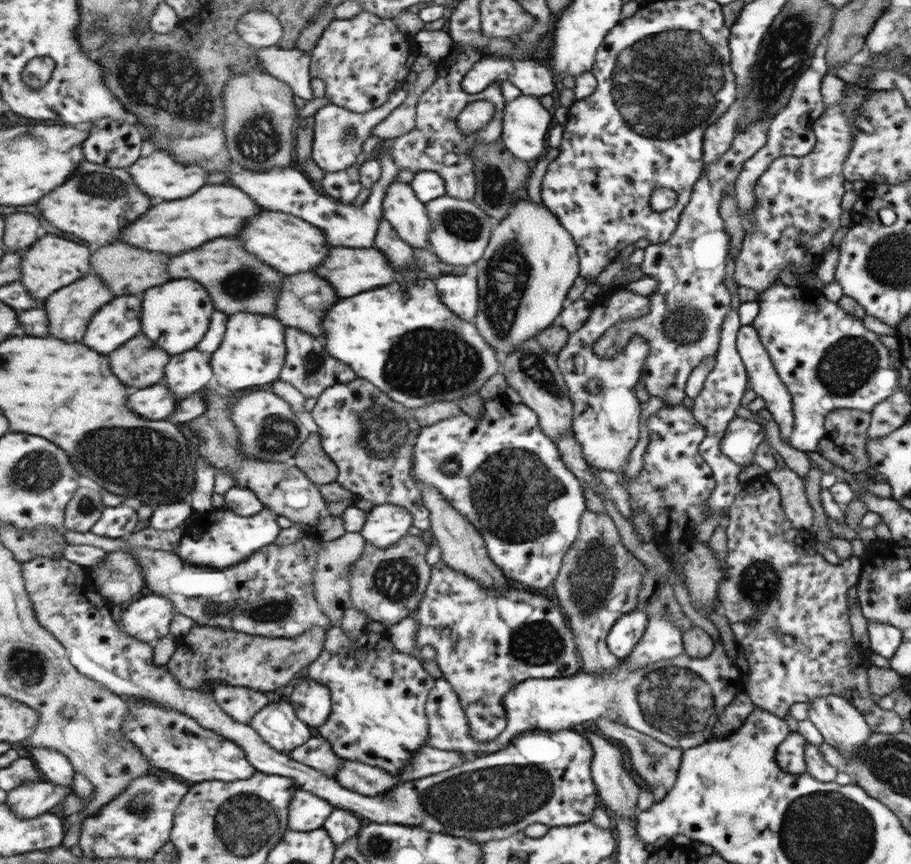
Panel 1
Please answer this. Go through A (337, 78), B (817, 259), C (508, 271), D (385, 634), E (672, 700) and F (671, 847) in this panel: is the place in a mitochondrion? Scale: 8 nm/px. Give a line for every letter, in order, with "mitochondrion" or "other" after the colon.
A: other
B: other
C: mitochondrion
D: other
E: mitochondrion
F: other

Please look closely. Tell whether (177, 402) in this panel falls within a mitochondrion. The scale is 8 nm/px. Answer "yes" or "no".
no

